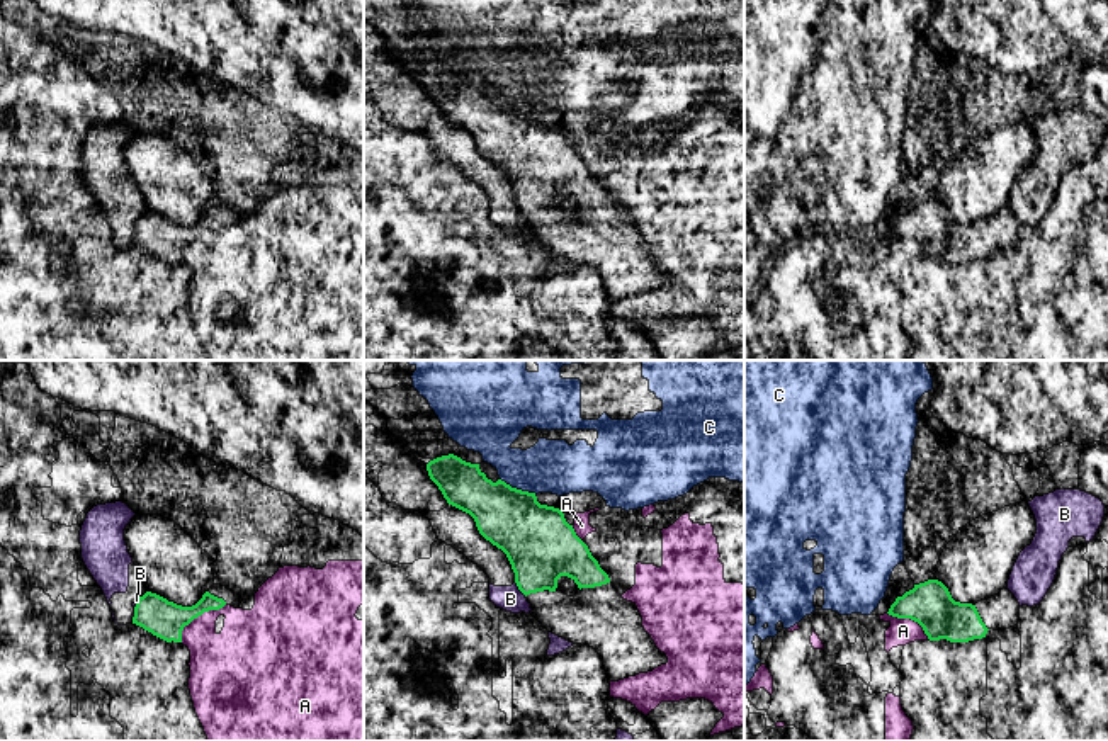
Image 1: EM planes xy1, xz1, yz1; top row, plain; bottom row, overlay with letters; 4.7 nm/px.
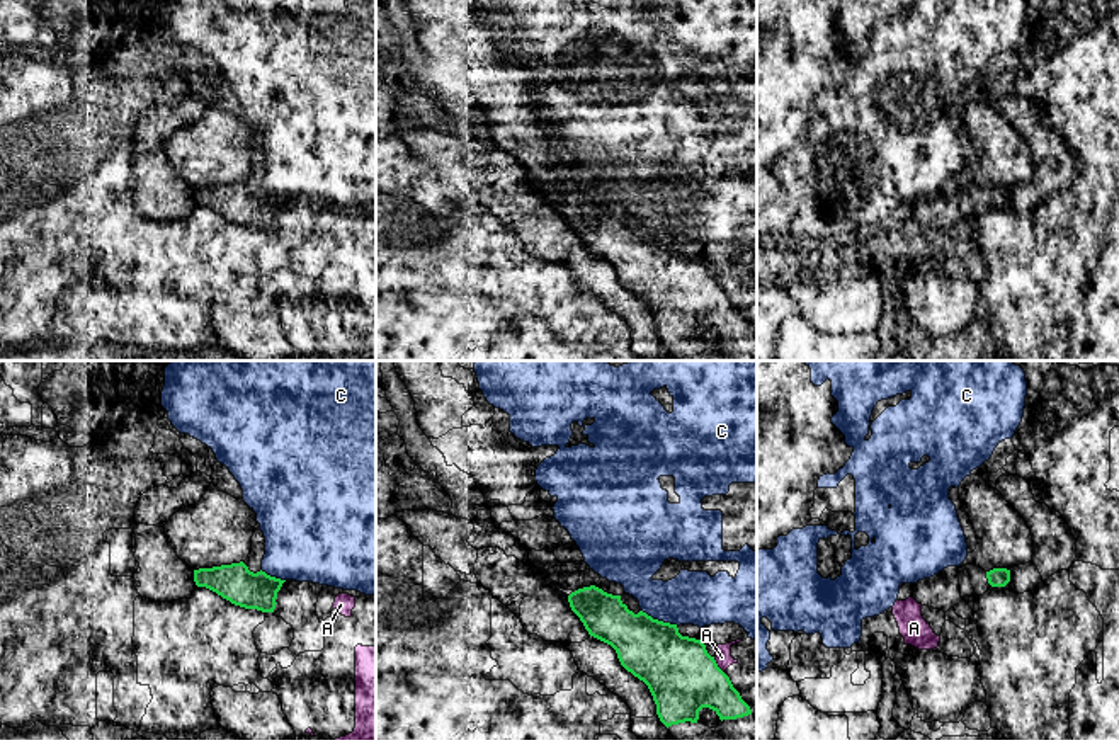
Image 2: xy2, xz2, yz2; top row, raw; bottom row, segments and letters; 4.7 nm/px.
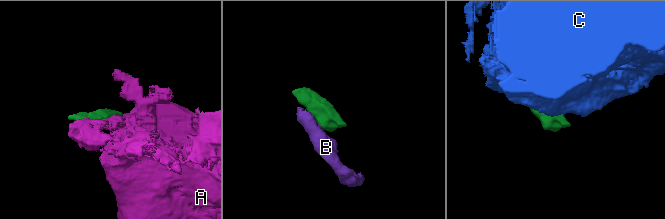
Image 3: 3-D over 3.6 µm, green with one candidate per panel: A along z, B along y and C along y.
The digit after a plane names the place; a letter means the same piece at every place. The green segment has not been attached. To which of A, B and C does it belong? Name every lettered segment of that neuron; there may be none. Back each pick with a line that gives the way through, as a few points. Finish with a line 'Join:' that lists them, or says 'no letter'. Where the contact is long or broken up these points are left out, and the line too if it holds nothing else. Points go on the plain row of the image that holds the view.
Join: no letter

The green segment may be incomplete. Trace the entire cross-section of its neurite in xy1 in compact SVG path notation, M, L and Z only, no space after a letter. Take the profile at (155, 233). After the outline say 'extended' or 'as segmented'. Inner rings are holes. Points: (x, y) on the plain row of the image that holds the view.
M212 204L192 226L182 226L156 212L146 211L136 221L133 243L167 262L182 262L185 245L204 231L219 229L235 219L235 211L221 204Z; extended

